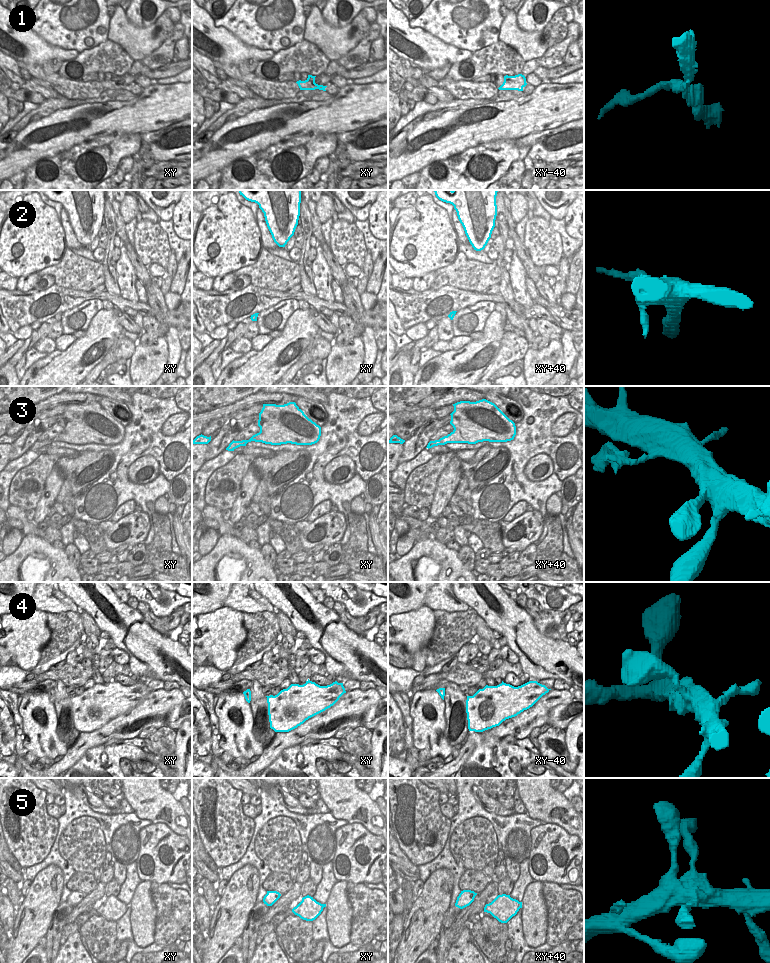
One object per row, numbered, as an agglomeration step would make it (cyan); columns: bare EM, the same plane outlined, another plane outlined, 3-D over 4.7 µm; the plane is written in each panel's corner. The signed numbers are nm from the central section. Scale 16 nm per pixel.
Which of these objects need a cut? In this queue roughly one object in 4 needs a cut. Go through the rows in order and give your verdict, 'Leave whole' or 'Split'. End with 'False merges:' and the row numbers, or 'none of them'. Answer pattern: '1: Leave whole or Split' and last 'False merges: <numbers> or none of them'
1: Split
2: Split
3: Split
4: Leave whole
5: Leave whole
False merges: 1, 2, 3.

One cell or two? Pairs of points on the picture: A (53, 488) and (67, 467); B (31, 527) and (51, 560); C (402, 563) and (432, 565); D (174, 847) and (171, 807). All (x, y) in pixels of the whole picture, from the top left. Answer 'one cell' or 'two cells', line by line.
A: two cells
B: two cells
C: one cell
D: two cells

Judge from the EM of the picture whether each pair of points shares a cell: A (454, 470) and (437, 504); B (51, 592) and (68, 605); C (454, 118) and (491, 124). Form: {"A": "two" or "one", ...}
{"A": "one", "B": "one", "C": "one"}

